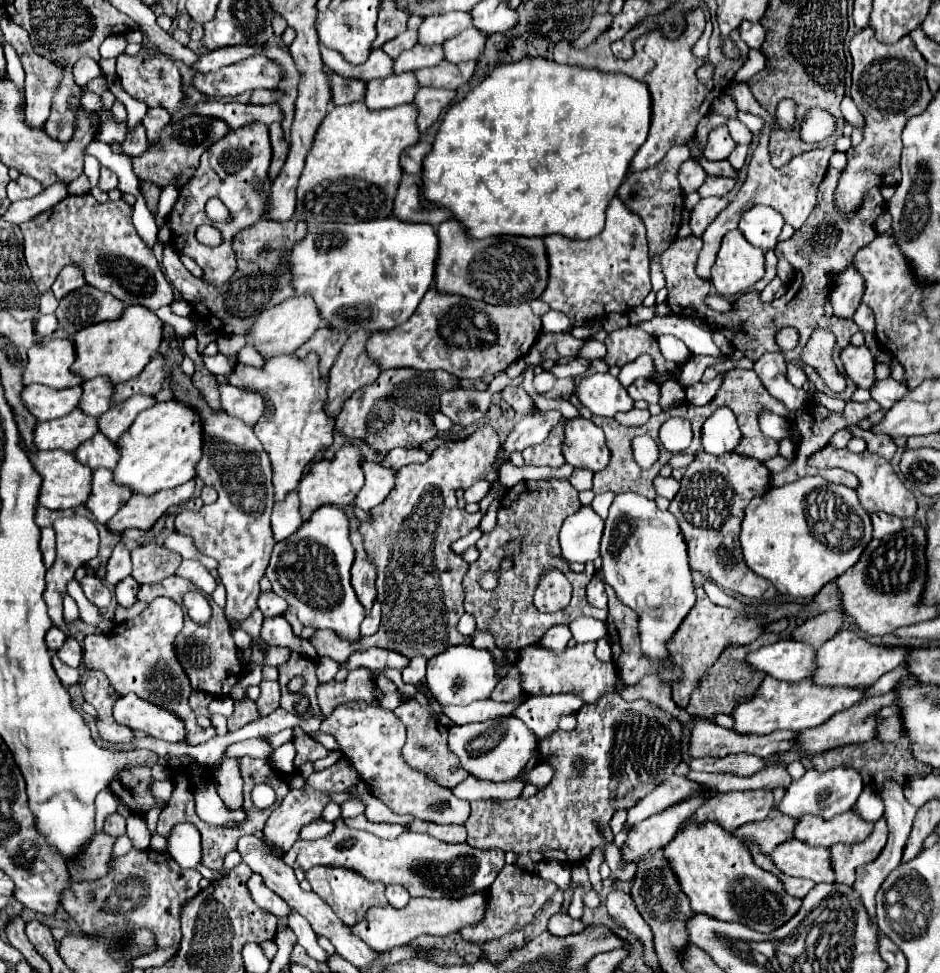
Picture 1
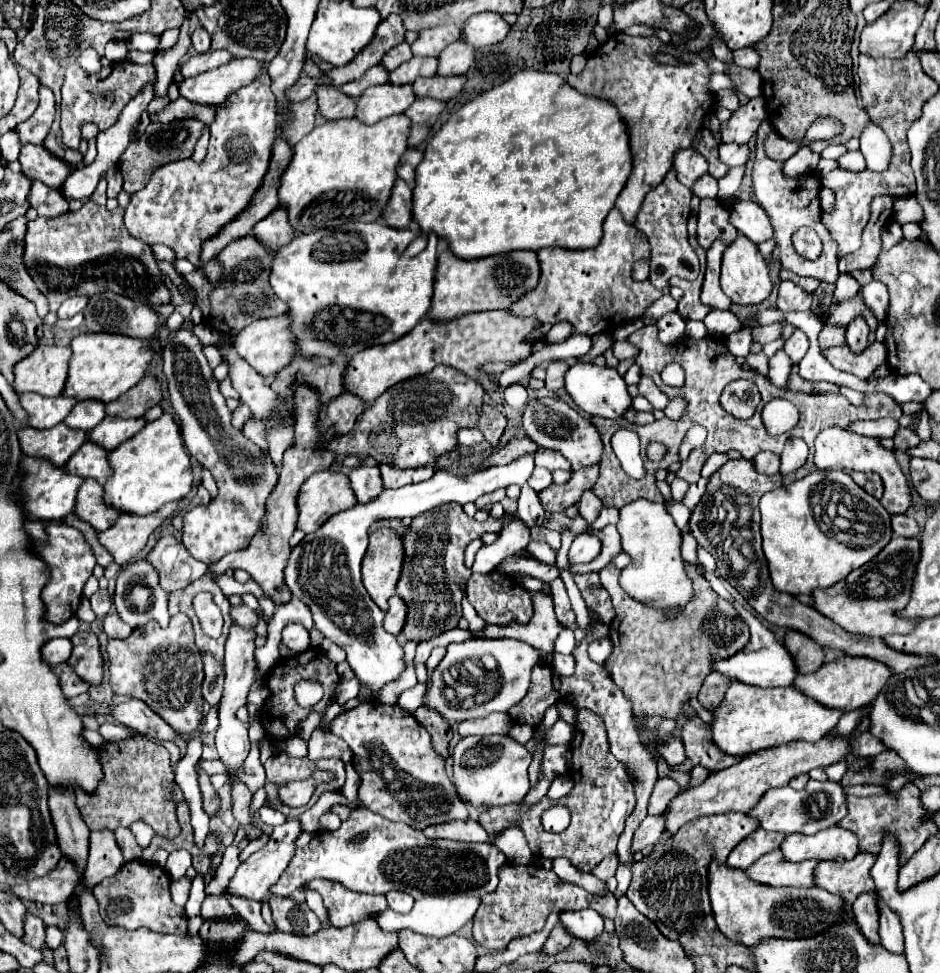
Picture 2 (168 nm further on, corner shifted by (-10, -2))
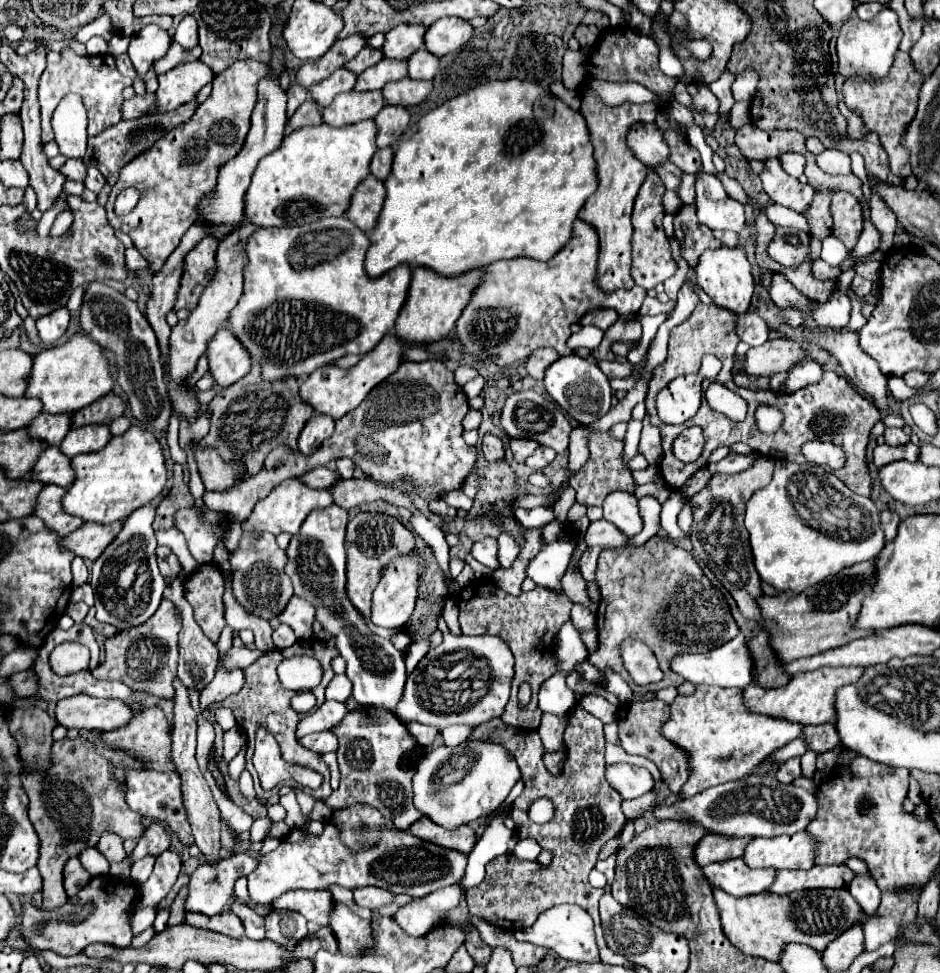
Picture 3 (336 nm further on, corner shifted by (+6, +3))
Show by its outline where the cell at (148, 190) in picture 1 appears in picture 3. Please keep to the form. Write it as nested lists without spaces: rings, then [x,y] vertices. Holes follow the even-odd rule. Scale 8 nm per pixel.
[[[252,59],[236,61],[224,73],[216,75],[210,97],[196,109],[186,125],[172,129],[172,133],[166,133],[162,141],[148,149],[148,153],[140,153],[140,157],[134,157],[128,165],[120,169],[120,179],[112,187],[110,199],[106,203],[108,221],[114,229],[130,235],[134,247],[148,261],[148,269],[152,275],[162,269],[170,253],[178,247],[184,233],[196,223],[196,205],[202,195],[214,189],[218,169],[236,153],[240,153],[240,147],[244,145],[246,133],[250,129],[250,115],[258,101],[258,81],[268,75],[270,69],[266,63]],[[188,143],[206,143],[206,149],[194,151],[196,157],[188,159]],[[128,187],[136,187],[140,191],[140,201],[128,215],[116,215],[114,201],[120,191]]]

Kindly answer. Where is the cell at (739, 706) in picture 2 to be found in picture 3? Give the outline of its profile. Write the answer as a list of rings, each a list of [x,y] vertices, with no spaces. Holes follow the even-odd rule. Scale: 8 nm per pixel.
[[[700,685],[692,695],[678,695],[672,701],[670,719],[660,727],[660,733],[688,753],[690,777],[680,789],[680,797],[688,799],[712,785],[748,777],[776,749],[800,737],[802,725],[748,713],[740,689]]]

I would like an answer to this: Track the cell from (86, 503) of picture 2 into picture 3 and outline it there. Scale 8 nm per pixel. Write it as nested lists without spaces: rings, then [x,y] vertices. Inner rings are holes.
[[[44,485],[44,489],[40,491],[40,497],[36,499],[36,507],[34,507],[34,513],[32,513],[36,517],[40,517],[44,521],[44,525],[60,537],[72,533],[74,529],[78,529],[84,523],[82,519],[62,511],[64,493],[66,493],[64,487]]]

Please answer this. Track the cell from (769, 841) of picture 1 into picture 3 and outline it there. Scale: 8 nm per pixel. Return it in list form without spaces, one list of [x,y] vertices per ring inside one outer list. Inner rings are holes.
[[[720,835],[702,837],[700,845],[696,845],[696,863],[700,867],[704,867],[708,863],[742,857],[748,841],[750,841],[750,837],[742,837],[742,839],[726,839]]]

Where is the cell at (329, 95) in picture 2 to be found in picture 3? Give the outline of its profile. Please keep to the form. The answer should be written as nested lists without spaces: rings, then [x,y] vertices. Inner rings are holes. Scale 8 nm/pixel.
[[[308,99],[308,101],[304,101],[304,103],[296,109],[296,113],[288,119],[286,129],[288,129],[288,131],[296,131],[296,129],[300,129],[300,127],[310,127],[310,125],[320,125],[320,123],[322,123],[320,107],[318,107],[312,99]]]

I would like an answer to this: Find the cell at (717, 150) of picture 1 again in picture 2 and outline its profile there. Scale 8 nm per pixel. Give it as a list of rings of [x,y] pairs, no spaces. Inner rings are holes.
[[[762,96],[752,98],[744,108],[738,108],[728,122],[720,126],[722,142],[746,144],[758,130],[760,122],[766,118],[766,102]]]

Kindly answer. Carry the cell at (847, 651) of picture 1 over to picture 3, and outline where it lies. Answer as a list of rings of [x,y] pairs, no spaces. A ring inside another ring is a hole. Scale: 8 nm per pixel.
[[[824,667],[808,673],[794,675],[788,685],[776,687],[776,689],[762,689],[758,685],[746,685],[742,689],[744,693],[744,705],[752,713],[800,723],[800,725],[824,725],[834,719],[834,701],[836,701],[836,689],[856,683],[860,675],[864,673],[862,667]]]

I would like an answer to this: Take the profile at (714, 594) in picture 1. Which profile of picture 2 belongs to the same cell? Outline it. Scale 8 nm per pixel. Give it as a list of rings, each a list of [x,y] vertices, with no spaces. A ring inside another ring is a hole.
[[[684,534],[681,546],[681,554],[683,560],[689,563],[697,564],[697,546],[698,544],[691,534]]]

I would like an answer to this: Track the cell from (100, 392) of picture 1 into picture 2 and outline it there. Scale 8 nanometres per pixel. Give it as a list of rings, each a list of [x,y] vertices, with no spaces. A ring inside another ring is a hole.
[[[78,402],[72,412],[66,416],[64,424],[78,428],[78,430],[92,430],[96,424],[102,422],[106,416],[106,406],[104,402]]]

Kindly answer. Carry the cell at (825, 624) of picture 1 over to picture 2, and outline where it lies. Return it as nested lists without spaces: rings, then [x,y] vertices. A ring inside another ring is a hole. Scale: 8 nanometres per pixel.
[[[798,630],[786,632],[786,648],[794,656],[800,674],[816,672],[824,664],[824,648],[818,642],[812,642],[812,638],[804,638]]]

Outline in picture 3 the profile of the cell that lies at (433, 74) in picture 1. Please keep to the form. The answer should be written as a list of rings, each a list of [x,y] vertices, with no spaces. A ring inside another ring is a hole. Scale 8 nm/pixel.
[[[400,79],[384,85],[382,97],[386,105],[402,105],[412,107],[426,99],[432,89],[432,81],[414,81],[414,79]]]

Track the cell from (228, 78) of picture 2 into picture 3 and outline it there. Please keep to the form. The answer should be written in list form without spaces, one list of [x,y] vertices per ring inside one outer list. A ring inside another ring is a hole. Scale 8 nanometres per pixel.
[[[192,61],[188,65],[176,65],[176,69],[170,69],[164,75],[158,75],[158,89],[154,91],[156,105],[146,115],[152,113],[166,113],[172,111],[184,103],[188,103],[206,83],[212,79],[210,67],[206,67],[202,61]]]

